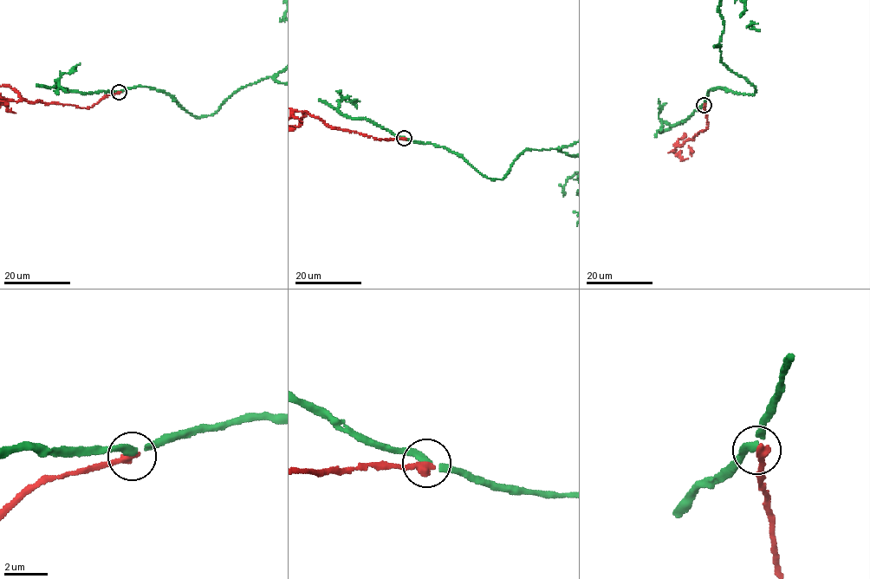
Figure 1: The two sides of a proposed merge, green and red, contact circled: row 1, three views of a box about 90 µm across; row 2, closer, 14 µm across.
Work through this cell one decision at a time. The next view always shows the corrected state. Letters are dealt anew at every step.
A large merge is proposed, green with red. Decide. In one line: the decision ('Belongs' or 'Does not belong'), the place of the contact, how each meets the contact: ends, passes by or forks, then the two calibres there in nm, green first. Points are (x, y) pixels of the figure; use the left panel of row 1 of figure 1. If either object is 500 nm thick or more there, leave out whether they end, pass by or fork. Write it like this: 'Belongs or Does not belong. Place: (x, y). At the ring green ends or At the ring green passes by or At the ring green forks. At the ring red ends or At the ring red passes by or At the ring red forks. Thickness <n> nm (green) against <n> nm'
Does not belong. Place: (119, 92). At the ring green passes by. At the ring red ends. Thickness 240 nm (green) against 360 nm

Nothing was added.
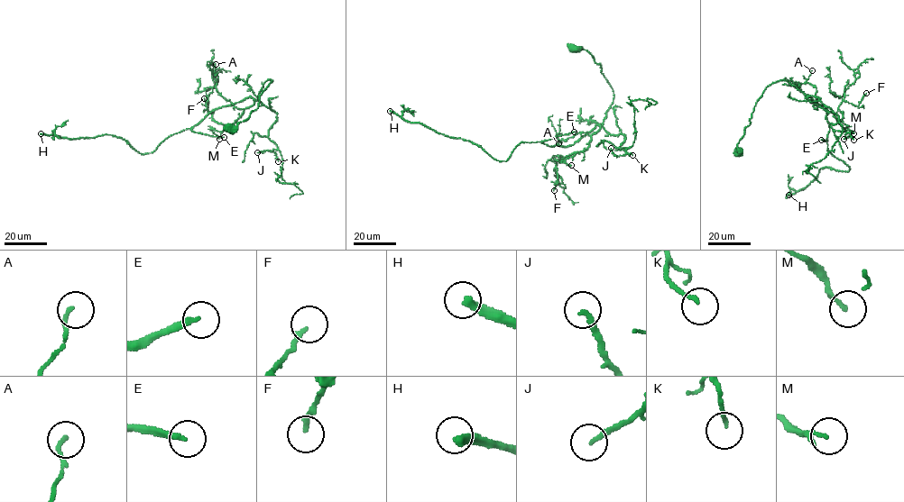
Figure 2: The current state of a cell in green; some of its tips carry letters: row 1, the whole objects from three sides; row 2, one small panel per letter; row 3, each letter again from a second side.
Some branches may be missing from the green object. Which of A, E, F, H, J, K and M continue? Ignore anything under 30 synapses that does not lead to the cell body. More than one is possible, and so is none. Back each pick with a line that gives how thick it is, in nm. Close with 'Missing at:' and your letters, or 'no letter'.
E: calibre 200 nm
H: calibre 320 nm
J: calibre 200 nm
Missing at: E, H, J

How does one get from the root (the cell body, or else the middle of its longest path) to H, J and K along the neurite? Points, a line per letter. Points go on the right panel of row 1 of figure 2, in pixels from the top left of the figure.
H: (739, 151), (754, 106), (772, 83), (787, 80), (825, 106), (827, 149), (849, 171), (824, 168), (788, 195)
J: (739, 151), (737, 143), (757, 101), (768, 86), (782, 79), (830, 107), (843, 131), (851, 132), (844, 139)
K: (739, 151), (737, 143), (757, 101), (768, 86), (782, 79), (818, 97), (853, 140)

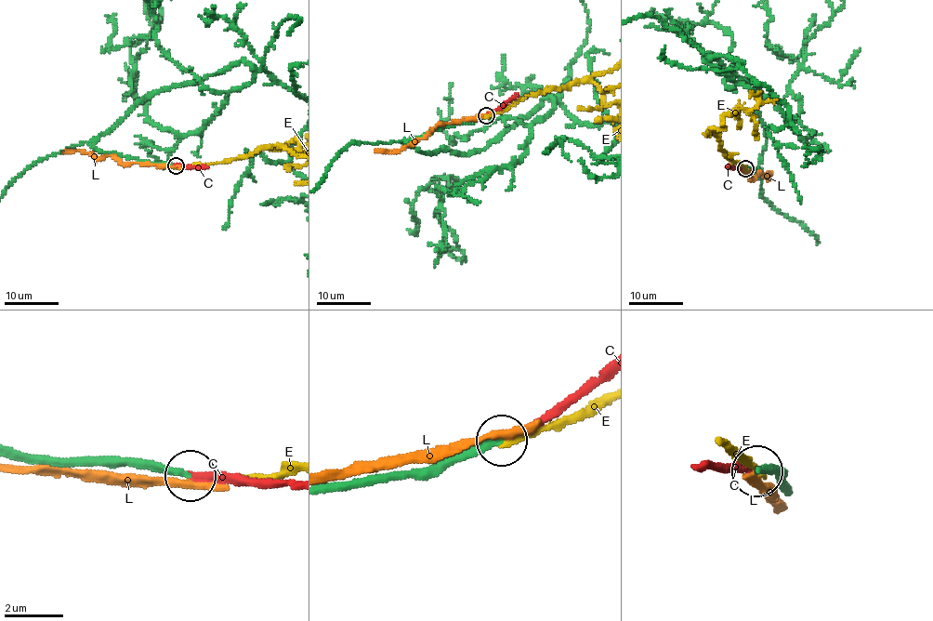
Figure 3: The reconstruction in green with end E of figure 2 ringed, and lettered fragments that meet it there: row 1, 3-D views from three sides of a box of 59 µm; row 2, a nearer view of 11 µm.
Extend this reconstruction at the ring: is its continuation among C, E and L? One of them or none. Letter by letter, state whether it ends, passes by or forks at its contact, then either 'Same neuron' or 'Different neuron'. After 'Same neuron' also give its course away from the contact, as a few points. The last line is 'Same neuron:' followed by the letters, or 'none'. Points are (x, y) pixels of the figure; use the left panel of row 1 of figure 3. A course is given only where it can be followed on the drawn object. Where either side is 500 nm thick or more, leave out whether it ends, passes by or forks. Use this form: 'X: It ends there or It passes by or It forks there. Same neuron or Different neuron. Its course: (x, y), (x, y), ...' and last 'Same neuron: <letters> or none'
C: It ends there. Same neuron. Its course: (175, 165), (208, 166)
E: It ends there. Different neuron
L: It passes by. Different neuron
Same neuron: C

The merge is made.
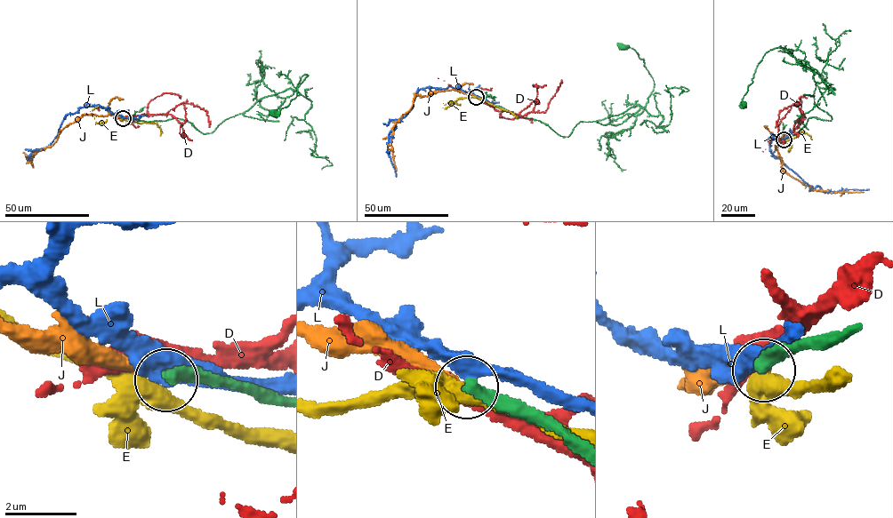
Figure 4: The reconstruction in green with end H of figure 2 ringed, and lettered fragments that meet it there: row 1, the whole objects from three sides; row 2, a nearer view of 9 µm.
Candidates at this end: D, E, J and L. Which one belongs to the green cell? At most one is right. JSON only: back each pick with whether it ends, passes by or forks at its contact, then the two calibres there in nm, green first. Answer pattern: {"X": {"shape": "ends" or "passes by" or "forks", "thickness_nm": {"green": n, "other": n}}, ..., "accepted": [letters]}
{"accepted": []}

